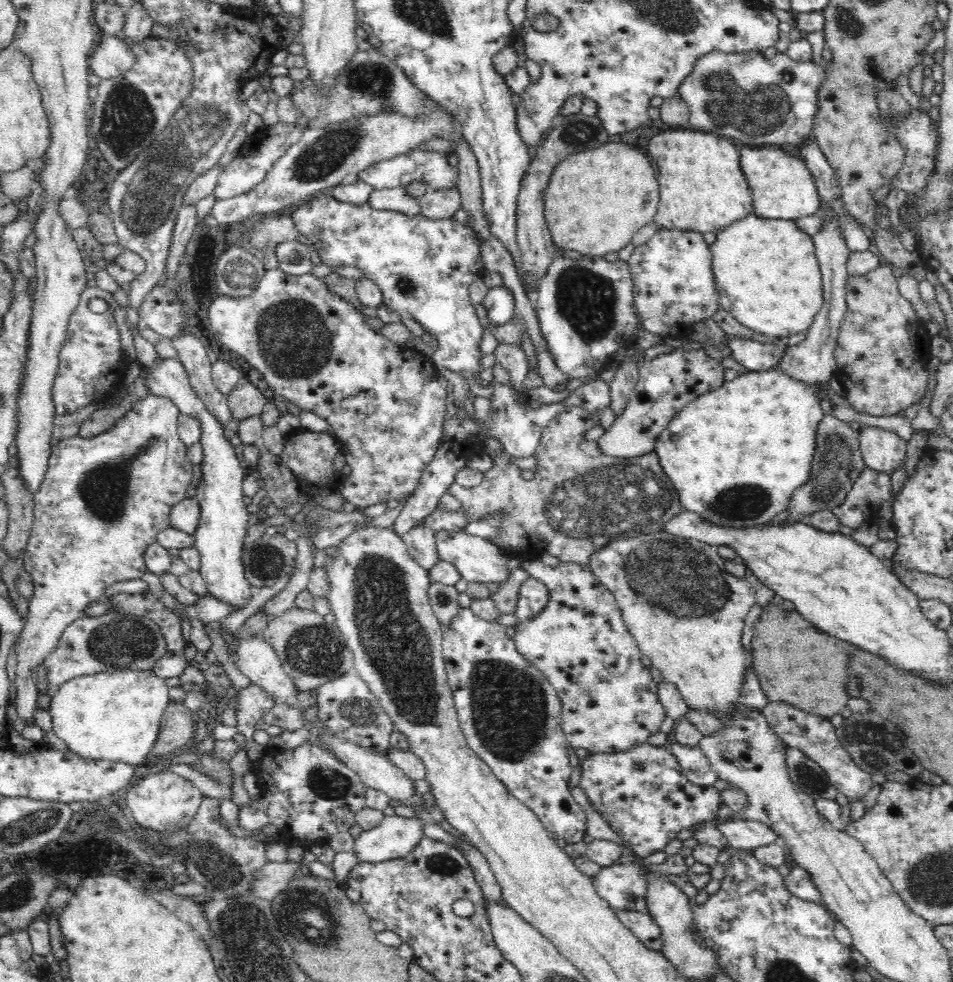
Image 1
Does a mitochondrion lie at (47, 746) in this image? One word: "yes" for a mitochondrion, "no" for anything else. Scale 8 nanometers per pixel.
no

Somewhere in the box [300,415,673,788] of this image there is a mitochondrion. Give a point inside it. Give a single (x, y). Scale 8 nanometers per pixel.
(397, 643)

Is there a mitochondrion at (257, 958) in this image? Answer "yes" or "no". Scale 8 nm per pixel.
yes

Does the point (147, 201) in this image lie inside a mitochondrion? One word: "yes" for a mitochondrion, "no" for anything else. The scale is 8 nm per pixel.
yes

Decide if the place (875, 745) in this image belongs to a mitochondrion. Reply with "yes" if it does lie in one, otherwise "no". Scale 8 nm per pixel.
yes

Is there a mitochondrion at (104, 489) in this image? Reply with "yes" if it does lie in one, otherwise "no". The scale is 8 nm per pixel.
yes

